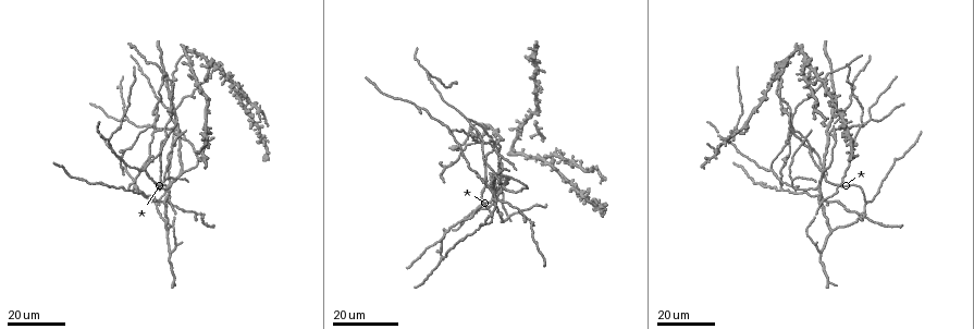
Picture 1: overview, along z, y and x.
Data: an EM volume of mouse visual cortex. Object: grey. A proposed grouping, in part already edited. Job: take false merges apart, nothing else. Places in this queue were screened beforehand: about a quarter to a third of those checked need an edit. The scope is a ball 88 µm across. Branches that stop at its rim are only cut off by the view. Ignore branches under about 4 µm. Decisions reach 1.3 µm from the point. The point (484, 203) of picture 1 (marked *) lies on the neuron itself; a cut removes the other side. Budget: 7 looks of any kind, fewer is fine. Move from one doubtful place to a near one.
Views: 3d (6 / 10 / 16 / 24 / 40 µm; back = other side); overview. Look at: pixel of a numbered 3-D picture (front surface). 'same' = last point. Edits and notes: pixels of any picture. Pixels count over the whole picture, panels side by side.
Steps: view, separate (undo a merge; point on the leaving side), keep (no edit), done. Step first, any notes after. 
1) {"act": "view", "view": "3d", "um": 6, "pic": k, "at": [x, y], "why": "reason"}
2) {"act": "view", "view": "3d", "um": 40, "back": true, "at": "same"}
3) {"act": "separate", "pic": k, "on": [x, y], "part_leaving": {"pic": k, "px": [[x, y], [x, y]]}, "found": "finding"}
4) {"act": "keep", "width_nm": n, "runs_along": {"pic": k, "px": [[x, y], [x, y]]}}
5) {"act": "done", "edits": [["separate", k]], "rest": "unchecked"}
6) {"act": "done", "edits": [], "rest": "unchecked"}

{"act": "view", "view": "3d", "um": 24, "pic": 1, "at": [511, 189], "why": "three-way junction"}

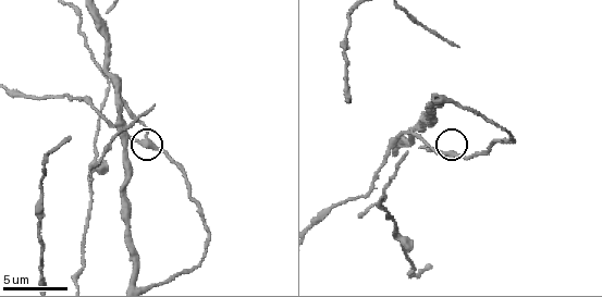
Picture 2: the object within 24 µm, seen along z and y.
{"act": "view", "view": "3d", "um": 10, "pic": 2, "at": [450, 155], "why": "closer look"}

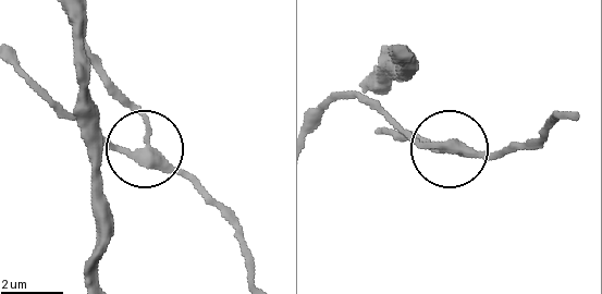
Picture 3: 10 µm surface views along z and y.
{"act": "keep", "arms": 3, "found": "one neuron here"}

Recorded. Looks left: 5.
{"act": "view", "view": "3d", "um": 10, "pic": 2, "at": [440, 99], "why": "three-way junction"}

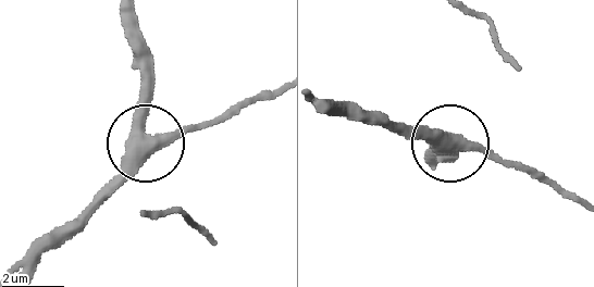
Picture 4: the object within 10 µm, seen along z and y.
{"act": "view", "view": "3d", "um": 6, "pic": 4, "at": [148, 141]}

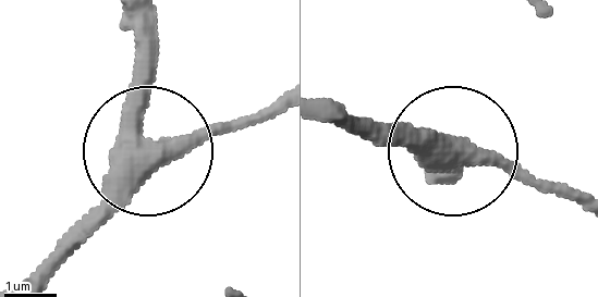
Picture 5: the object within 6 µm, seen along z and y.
{"act": "keep", "runs_along": {"pic": 5, "px": [[22, 284], [148, 153], [139, 28]]}, "found": "continuous, no second neuron"}

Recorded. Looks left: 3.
{"act": "view", "view": "3d", "um": 24, "pic": 1, "at": [870, 120], "why": "a fork"}

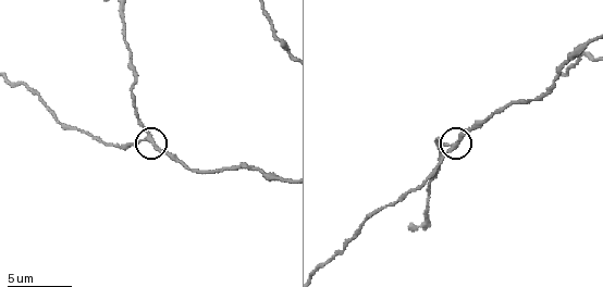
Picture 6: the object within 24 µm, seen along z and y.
{"act": "view", "view": "3d", "um": 10, "pic": 6, "at": [150, 138], "why": "closer look"}

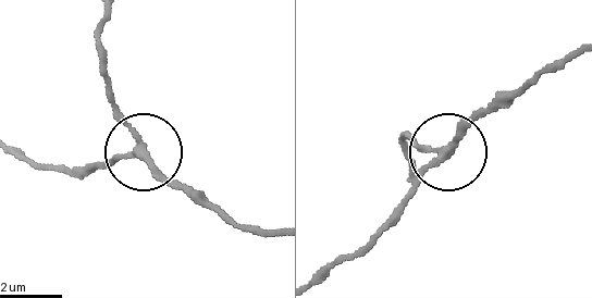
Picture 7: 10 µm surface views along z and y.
{"act": "keep", "runs_along": {"pic": 7, "px": [[580, 49], [494, 101], [449, 153], [411, 143]]}, "found": "one neuron here"}

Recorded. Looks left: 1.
{"act": "done", "edits": [], "rest": "unchecked"}

